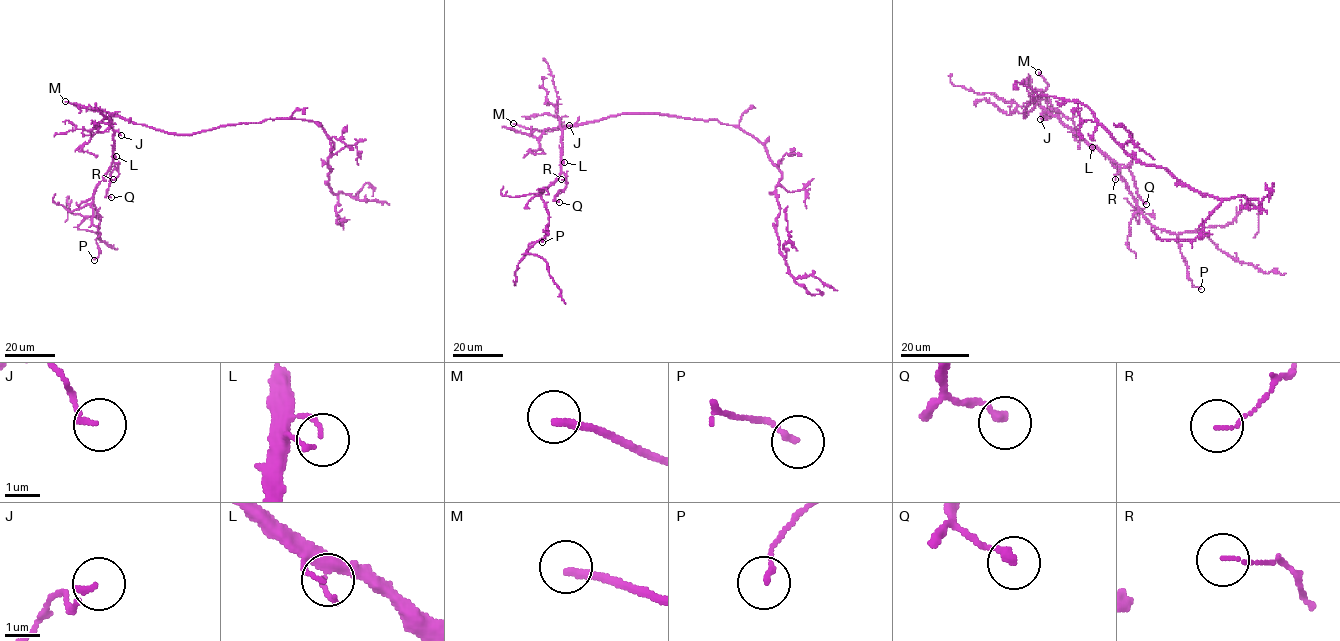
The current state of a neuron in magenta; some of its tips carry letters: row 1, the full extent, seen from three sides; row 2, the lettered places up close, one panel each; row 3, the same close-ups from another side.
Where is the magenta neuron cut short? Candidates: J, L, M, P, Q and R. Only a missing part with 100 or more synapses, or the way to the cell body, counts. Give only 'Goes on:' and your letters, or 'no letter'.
Goes on: M

